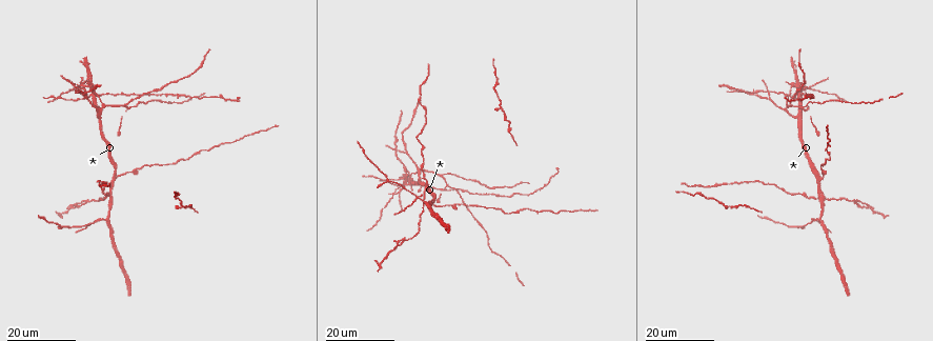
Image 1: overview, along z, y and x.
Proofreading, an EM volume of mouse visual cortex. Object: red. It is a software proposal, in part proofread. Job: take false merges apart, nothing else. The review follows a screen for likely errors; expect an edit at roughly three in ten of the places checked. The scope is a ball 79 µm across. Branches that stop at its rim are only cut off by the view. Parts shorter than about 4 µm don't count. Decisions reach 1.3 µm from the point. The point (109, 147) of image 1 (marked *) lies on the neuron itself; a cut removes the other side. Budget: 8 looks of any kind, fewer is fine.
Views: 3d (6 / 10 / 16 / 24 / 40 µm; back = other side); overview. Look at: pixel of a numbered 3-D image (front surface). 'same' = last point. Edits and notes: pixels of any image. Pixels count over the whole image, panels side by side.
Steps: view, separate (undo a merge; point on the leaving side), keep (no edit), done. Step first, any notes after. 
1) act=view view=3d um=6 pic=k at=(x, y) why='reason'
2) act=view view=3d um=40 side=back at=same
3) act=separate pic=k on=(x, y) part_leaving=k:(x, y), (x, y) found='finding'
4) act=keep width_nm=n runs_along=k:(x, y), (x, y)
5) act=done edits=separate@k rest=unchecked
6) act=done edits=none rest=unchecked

act=view view=3d um=16 pic=1 at=(101, 109)

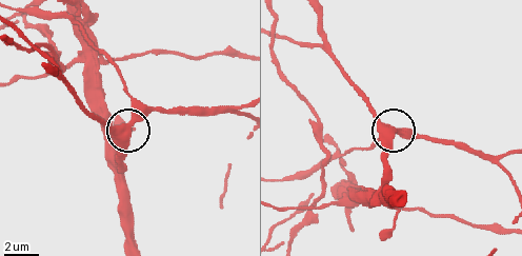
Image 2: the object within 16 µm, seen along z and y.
act=view view=3d um=10 pic=2 at=(123, 127)

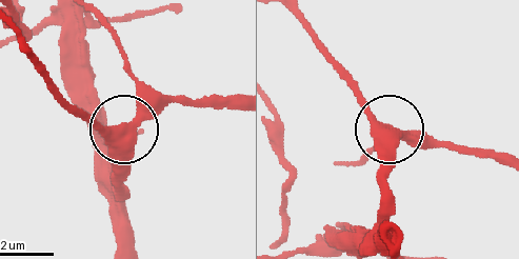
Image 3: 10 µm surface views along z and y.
act=keep side_arm_um=26 found='one neuron here'

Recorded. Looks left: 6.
act=view view=3d um=16 pic=1 at=(395, 192) why='four or more arms meet'

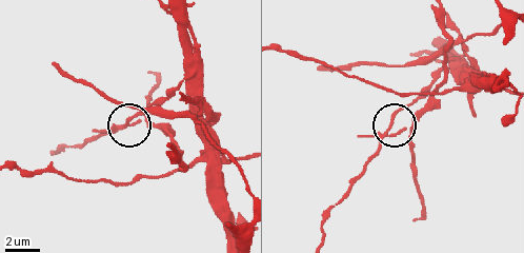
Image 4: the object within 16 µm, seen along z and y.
act=view view=3d um=6 pic=4 at=(121, 128)

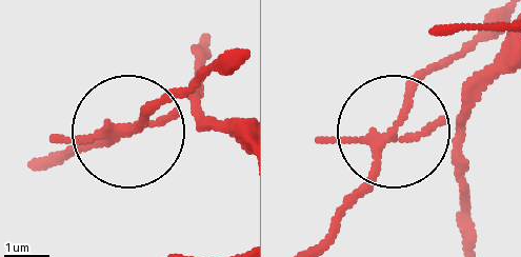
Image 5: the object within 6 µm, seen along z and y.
act=separate pic=5 on=(175, 113) arms=4 part_leaving=5:(379, 137), (443, 125), (503, 46) found='two neurons meet here'

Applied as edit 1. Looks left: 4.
act=view view=3d um=16 pic=1 at=(122, 107) why='three-way junction'

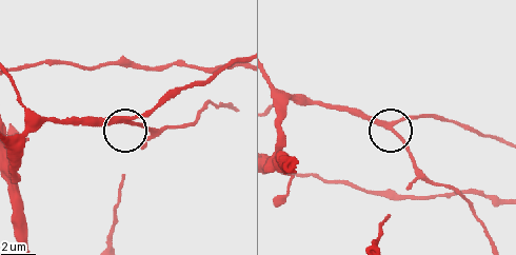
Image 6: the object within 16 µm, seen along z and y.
act=view view=3d um=10 pic=6 at=(128, 119)

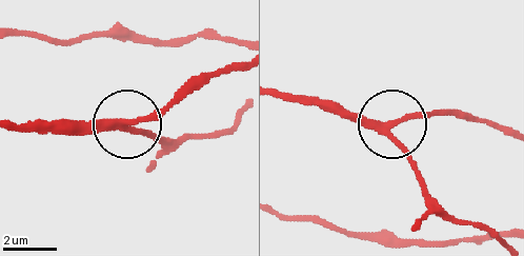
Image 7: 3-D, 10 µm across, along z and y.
act=keep runs_along=7:(17, 129), (132, 121), (166, 113), (190, 95) found='one neuron here'

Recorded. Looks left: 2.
act=view view=3d um=16 pic=1 at=(405, 150)

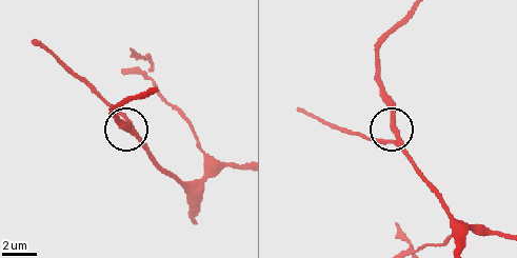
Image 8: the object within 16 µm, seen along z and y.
act=view view=3d um=6 pic=8 at=(397, 144)

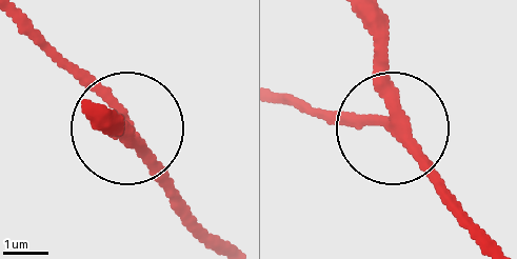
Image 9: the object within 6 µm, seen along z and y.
act=keep arms=3 runs_along=9:(485, 234), (406, 143), (361, 120), (319, 120) found='one neuron here'

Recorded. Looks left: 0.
act=done edits=separate@5 rest=unchecked

